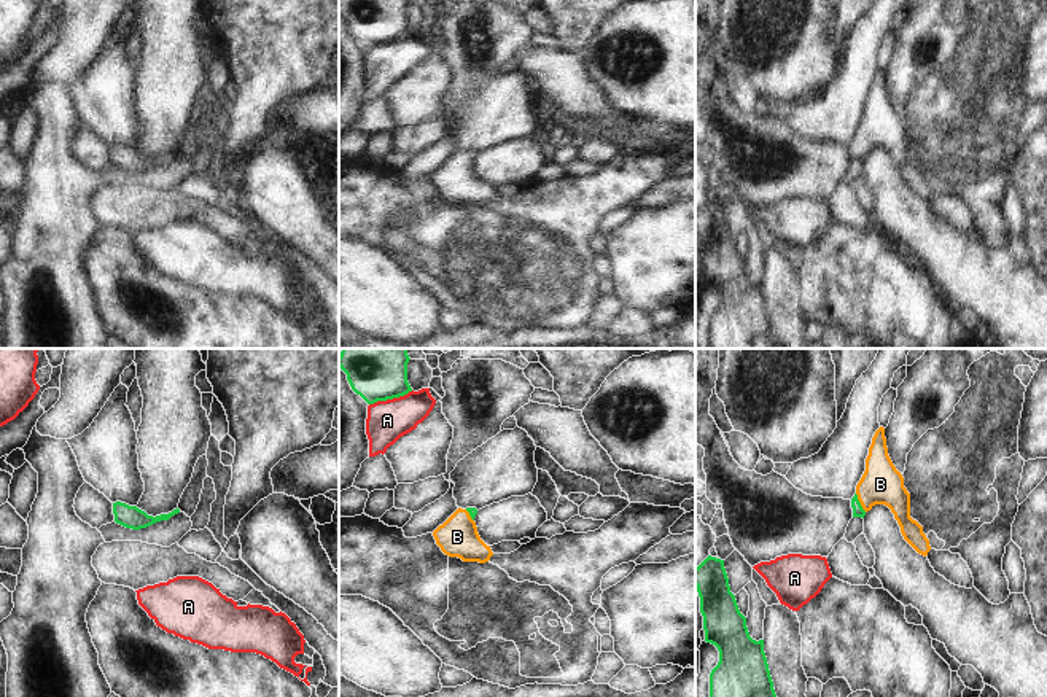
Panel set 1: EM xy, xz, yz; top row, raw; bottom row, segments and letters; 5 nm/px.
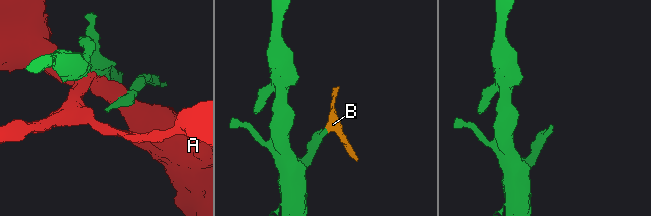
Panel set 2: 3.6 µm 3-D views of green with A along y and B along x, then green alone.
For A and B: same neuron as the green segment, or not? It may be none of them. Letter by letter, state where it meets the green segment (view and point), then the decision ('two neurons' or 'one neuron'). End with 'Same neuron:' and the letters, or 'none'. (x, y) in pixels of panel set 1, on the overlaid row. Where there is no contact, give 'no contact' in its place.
A: contact xz (390, 398); two neurons
B: contact yz (860, 503); one neuron
Same neuron: B

